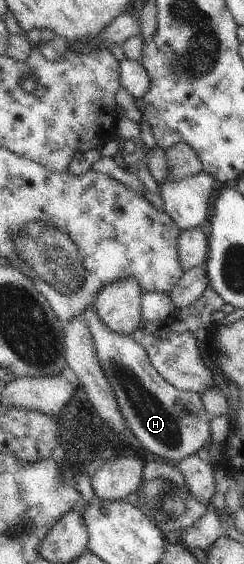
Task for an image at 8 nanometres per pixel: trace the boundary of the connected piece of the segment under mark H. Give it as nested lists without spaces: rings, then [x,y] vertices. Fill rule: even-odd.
[[[92,303],[83,310],[81,316],[87,322],[98,362],[113,390],[120,412],[141,450],[148,451],[155,458],[177,463],[188,455],[199,453],[206,443],[210,443],[212,416],[206,410],[200,394],[182,391],[164,380],[142,345],[132,335],[112,330],[99,317]]]

